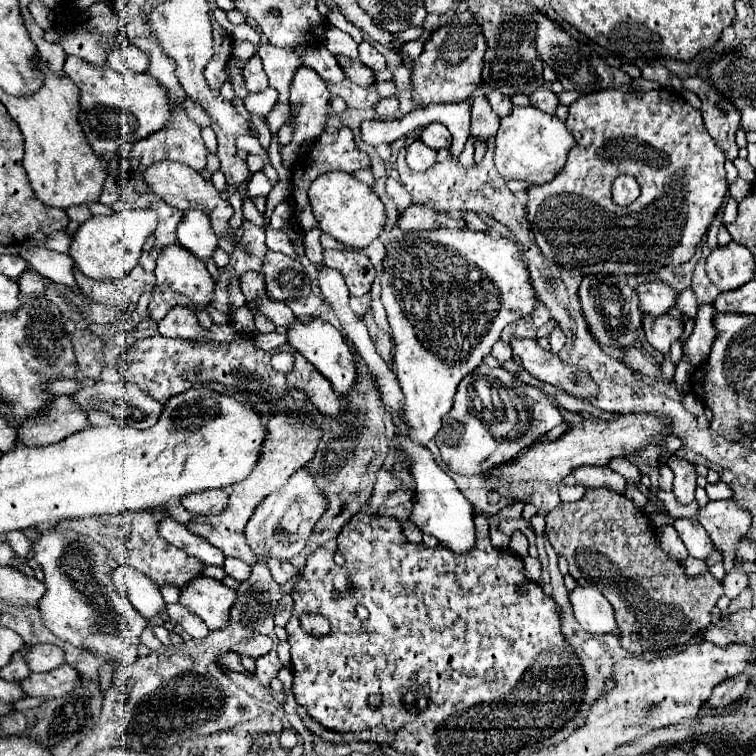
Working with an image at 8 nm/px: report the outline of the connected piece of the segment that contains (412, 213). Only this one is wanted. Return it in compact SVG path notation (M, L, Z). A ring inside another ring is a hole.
M411 204L407 206L399 218L397 228L409 232L409 230L431 230L431 228L443 228L441 226L441 214L429 206L423 204Z

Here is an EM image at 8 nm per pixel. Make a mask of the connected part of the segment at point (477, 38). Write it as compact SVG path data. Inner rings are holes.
M461 12L459 16L465 16L465 20L461 20L459 24L447 24L431 34L431 38L423 46L421 56L411 66L413 102L419 106L469 100L481 84L483 54L487 50L487 44L473 14Z

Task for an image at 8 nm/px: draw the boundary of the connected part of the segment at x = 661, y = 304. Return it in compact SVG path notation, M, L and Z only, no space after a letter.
M647 282L637 286L639 308L643 316L659 316L665 314L671 306L675 306L675 292L663 282Z

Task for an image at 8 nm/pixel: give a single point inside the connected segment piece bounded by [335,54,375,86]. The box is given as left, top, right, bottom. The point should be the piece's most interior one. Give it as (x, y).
(357, 73)

